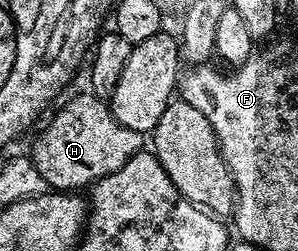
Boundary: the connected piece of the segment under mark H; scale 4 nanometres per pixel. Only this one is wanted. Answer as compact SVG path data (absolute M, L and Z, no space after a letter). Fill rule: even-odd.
M83 91L72 97L52 117L52 122L40 133L32 145L30 156L38 175L46 179L49 187L56 191L80 191L90 187L98 179L118 171L136 153L141 152L142 135L122 127L114 119L111 108L101 98Z

